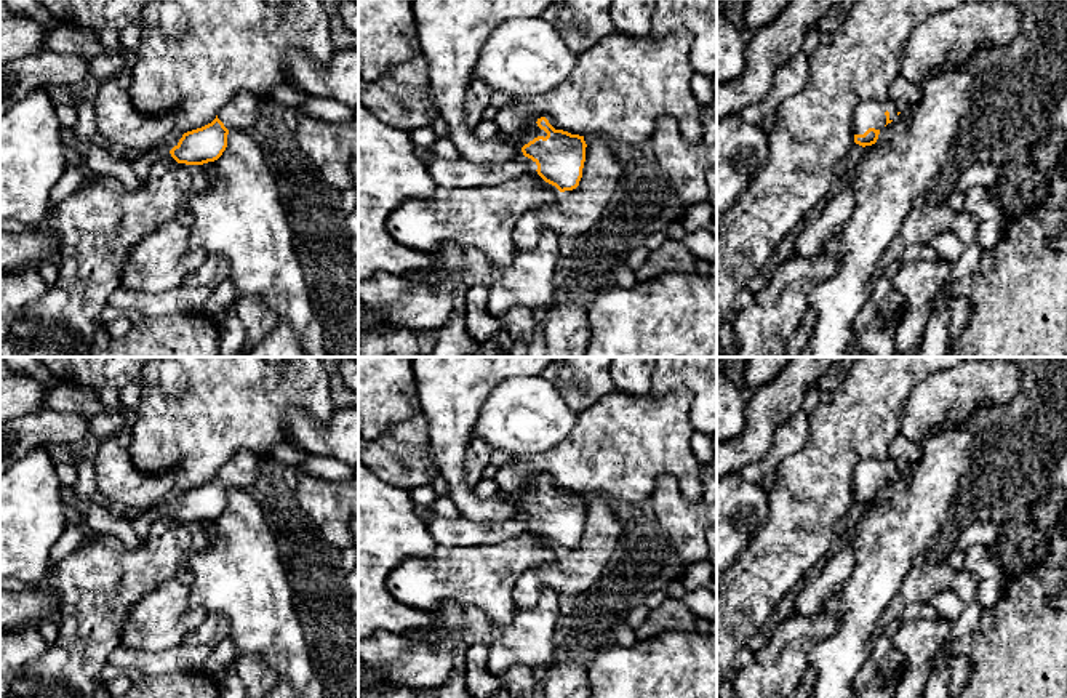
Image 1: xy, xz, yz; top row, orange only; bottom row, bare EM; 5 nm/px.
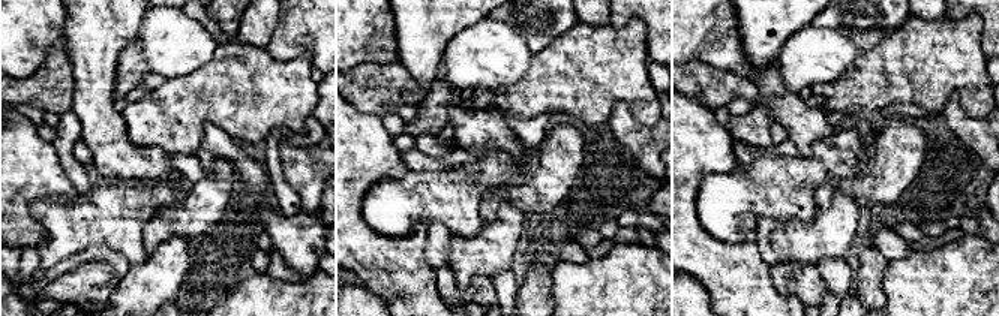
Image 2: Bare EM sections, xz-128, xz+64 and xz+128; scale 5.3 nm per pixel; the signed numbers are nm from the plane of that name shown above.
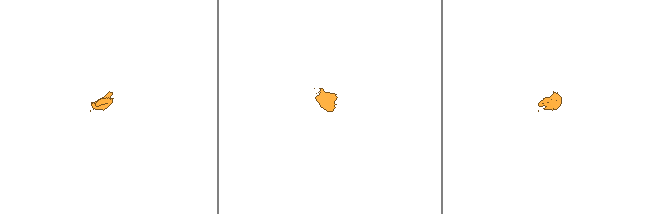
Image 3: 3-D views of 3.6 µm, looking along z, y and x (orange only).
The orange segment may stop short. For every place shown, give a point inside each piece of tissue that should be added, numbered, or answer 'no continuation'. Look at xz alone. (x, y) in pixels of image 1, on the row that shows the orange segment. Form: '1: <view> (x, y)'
1: xz (515, 143)

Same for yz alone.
1: yz (869, 114)

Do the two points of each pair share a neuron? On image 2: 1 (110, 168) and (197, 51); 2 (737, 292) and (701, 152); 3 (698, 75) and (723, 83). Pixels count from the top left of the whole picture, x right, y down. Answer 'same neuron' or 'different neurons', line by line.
1: different neurons
2: same neuron
3: same neuron

